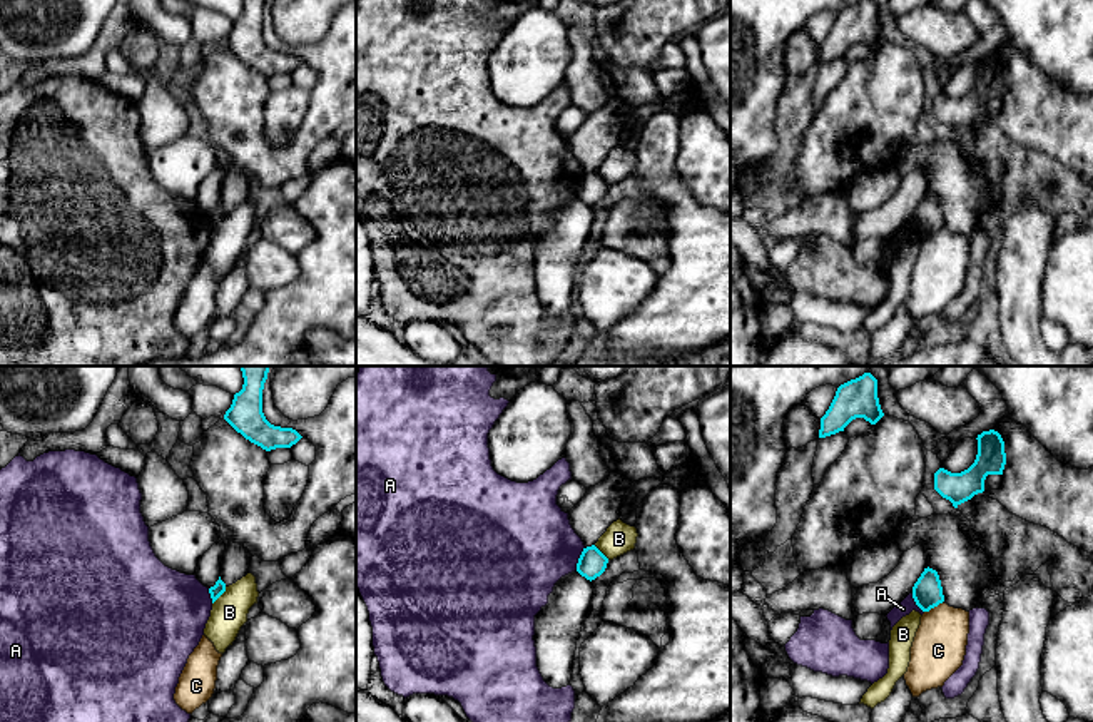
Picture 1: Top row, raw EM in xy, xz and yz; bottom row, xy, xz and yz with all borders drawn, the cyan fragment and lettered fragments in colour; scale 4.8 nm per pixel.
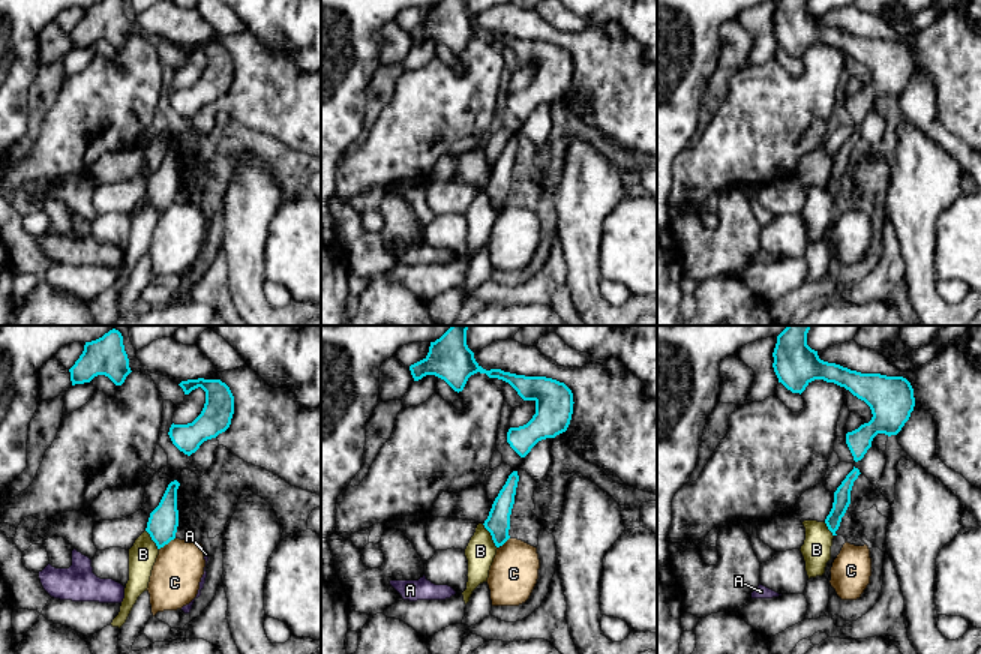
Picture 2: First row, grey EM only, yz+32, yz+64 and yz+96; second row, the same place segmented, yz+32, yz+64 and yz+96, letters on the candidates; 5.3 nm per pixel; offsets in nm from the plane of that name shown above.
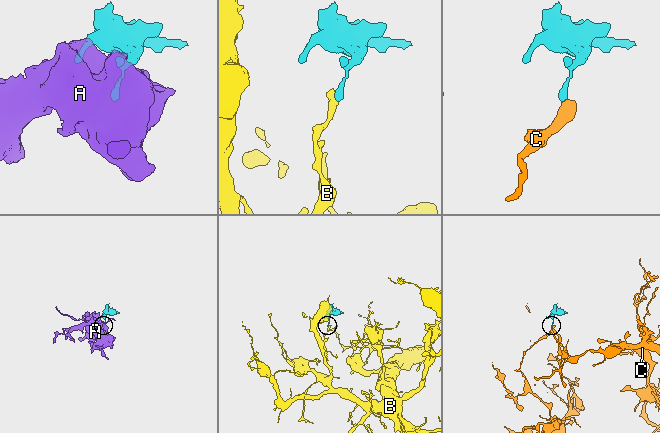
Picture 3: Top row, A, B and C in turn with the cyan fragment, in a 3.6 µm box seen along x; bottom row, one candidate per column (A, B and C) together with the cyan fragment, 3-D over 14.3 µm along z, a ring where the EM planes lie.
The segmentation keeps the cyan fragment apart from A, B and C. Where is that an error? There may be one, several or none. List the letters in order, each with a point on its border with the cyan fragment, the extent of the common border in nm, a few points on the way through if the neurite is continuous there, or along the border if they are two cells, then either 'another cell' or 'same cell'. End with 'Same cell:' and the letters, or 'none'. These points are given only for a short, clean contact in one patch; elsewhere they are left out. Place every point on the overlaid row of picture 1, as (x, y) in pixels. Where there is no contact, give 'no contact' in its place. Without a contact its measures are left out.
A: xz (579, 559) | 120 nm | another cell
B: xy (221, 594) | 110 nm | along xy (226, 587), (213, 604) | another cell
C: yz (933, 607) | 110 nm | along yz (943, 600), (925, 612) | another cell
Same cell: none

